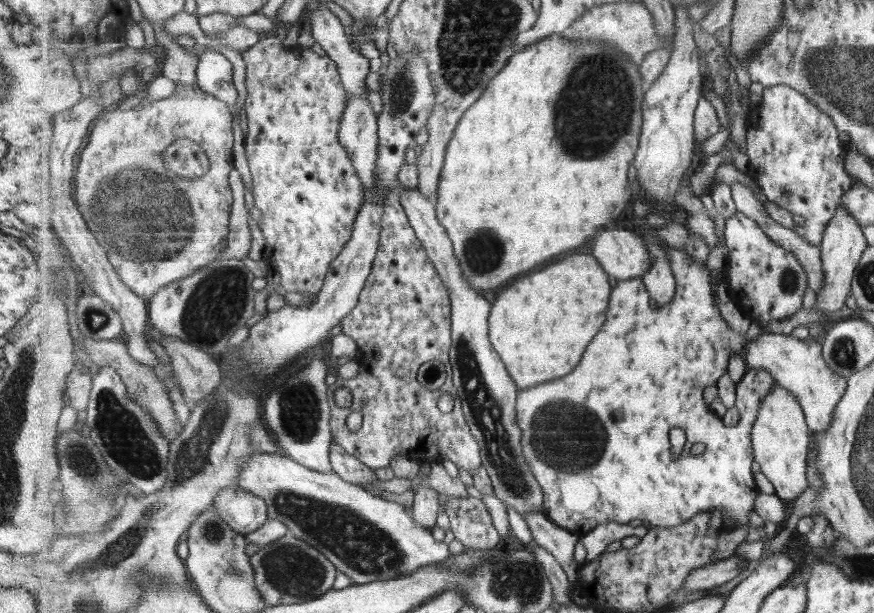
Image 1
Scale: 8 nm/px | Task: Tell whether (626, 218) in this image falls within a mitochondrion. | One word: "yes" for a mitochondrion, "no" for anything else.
no

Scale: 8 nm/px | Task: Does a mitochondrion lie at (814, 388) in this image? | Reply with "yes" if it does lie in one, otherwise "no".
no

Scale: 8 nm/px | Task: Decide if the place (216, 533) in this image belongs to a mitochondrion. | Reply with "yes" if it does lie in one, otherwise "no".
yes

